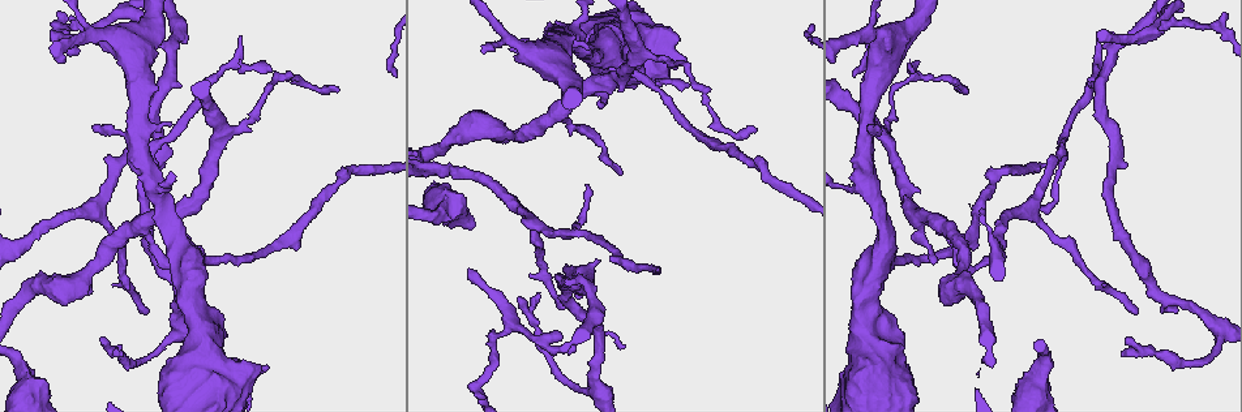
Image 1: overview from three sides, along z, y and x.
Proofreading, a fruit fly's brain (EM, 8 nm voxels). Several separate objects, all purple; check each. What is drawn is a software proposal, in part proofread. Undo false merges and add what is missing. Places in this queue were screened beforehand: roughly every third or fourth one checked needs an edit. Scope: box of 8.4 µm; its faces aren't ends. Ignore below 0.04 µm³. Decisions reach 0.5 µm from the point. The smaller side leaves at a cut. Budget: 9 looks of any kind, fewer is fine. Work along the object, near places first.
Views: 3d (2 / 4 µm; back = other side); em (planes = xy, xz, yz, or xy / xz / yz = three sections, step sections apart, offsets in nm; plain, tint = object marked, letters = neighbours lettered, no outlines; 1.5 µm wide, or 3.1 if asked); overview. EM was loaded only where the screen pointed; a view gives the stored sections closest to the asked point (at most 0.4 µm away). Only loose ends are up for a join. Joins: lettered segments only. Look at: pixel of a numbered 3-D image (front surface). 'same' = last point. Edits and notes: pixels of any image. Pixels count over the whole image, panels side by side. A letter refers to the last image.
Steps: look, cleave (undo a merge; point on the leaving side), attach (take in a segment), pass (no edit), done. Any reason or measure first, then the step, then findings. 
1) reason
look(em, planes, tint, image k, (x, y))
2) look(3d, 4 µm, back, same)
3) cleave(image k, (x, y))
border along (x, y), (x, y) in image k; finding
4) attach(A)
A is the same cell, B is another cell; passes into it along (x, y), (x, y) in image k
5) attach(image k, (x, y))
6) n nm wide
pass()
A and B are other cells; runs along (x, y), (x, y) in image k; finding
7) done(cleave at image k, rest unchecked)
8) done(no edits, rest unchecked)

tapers out
look(em, planes, letters, image 1, (931, 264))

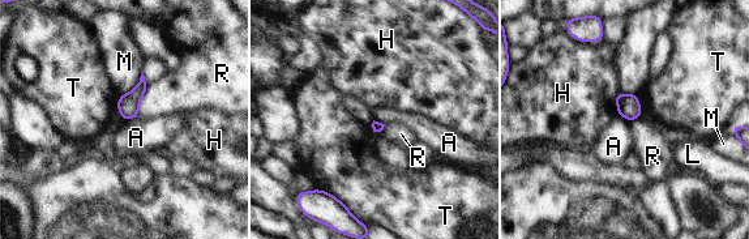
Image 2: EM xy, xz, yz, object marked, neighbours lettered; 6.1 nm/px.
pass()
A, H, L, M, R and T are other cells; border along (137, 116), (124, 120) in image 2; no lettered segment goes on from it

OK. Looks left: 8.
thick turns thin
look(em, 3.1 µm, planes, letters, image 1, (444, 214))

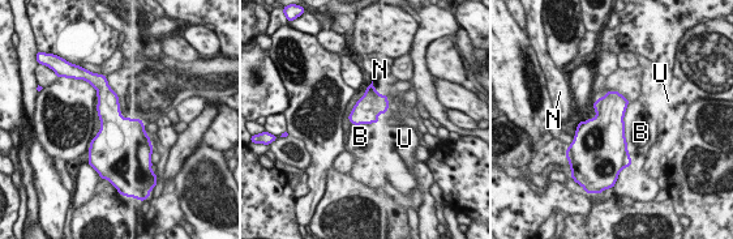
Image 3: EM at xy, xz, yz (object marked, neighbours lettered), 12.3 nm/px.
pass()
B, N and U are other cells; border along (628, 102), (624, 137), (631, 158) in image 3; all the same cell

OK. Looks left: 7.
a fork
look(3d, 2 µm, image 1, (508, 200))

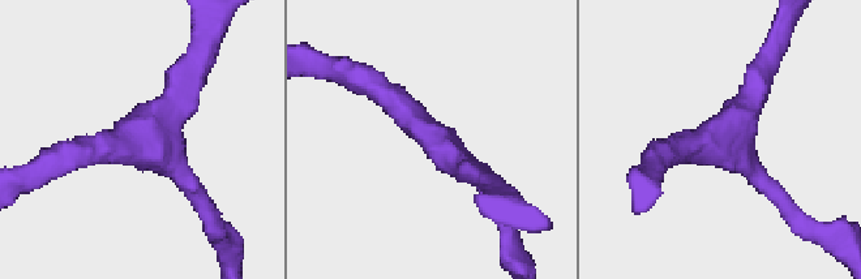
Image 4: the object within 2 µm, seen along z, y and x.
look(em, yz, step 8, letters, image 4, (722, 135))

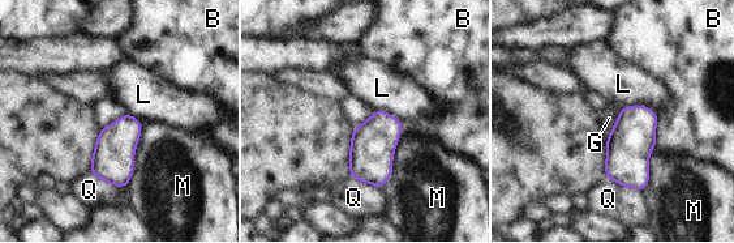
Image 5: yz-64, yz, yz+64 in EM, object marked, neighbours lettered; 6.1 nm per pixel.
3 arms
pass()
B, G, L, M and Q are other cells; all the same cell

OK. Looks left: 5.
branch stops here
look(3d, 4 µm, image 1, (678, 41))

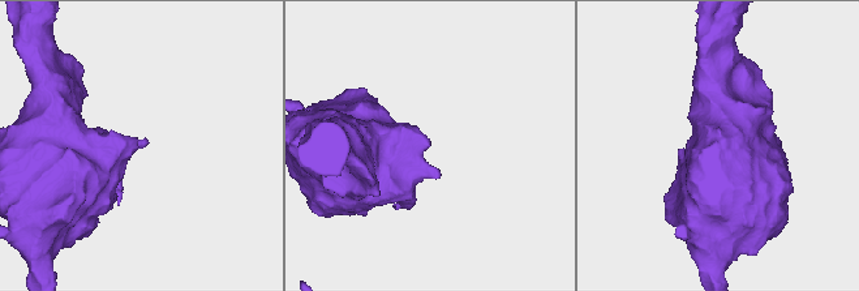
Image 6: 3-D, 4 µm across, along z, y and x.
now the EM
look(em, yz, step 8, letters, image 6, (426, 147))

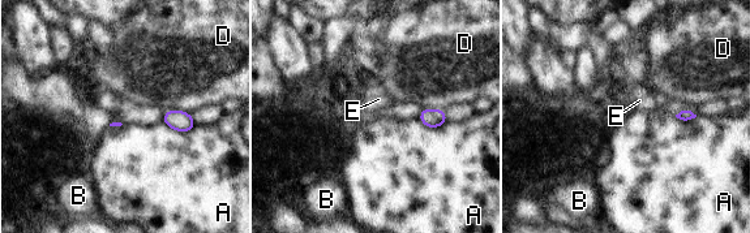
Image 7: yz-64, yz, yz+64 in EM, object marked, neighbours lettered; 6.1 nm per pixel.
pass()
A, B, D and E are other cells; border along (162, 123), (184, 132), (194, 126) in image 7; no lettered segment goes on from it

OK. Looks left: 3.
done(no edits, rest unchecked)

